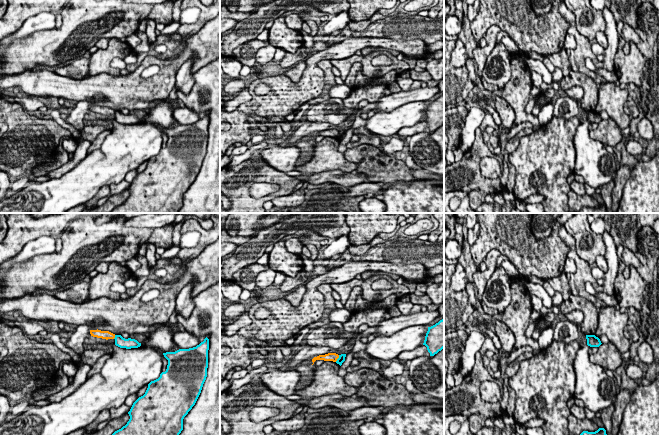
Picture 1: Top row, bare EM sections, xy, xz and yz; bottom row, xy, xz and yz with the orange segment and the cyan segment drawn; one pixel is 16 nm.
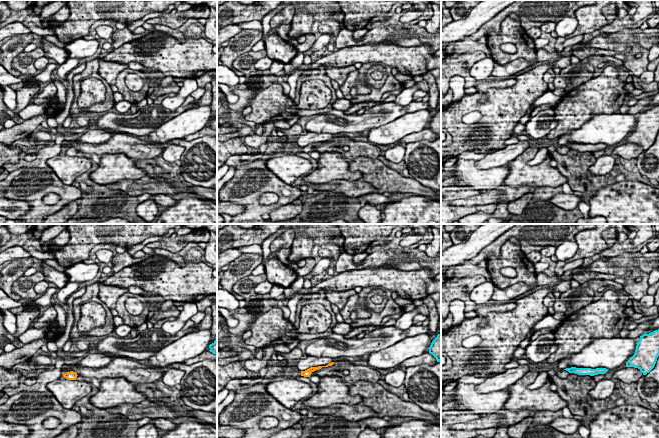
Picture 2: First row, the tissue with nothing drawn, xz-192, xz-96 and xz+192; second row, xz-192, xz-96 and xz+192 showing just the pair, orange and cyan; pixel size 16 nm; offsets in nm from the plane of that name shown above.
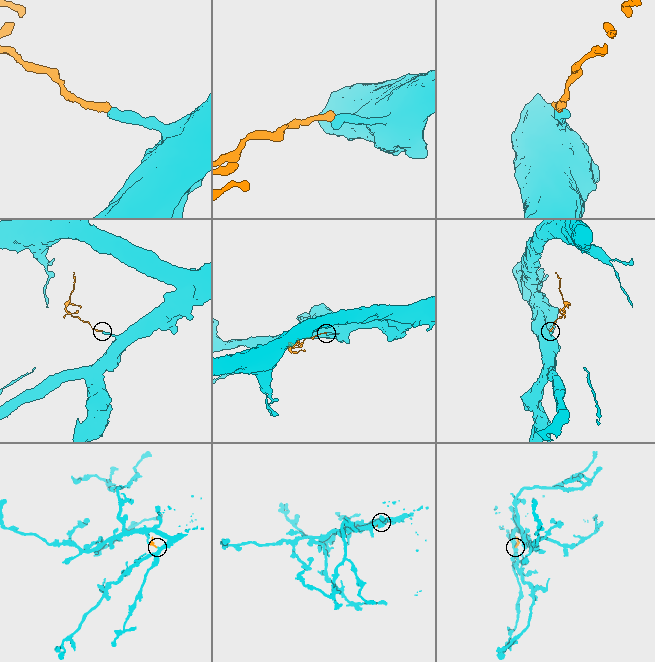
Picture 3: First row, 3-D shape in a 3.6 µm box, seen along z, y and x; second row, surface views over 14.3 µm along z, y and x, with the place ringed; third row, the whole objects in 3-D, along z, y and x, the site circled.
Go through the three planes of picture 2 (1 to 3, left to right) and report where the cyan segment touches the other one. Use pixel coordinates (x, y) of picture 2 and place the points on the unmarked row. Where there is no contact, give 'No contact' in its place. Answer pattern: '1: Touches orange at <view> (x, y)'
1: No contact
2: No contact
3: No contact

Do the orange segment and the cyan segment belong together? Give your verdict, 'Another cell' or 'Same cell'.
Another cell

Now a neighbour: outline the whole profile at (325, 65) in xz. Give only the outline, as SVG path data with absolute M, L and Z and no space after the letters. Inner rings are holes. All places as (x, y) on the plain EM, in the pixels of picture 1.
M326 59L326 60L321 60L317 63L317 66L323 70L326 78L326 82L331 86L335 85L335 75L332 72L332 67L333 65L331 64L331 61Z

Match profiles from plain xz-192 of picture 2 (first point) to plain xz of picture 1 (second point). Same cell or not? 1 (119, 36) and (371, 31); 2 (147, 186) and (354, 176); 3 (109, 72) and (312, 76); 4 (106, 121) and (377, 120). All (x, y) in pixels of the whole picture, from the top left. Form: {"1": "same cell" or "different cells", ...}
{"1": "same cell", "2": "same cell", "3": "different cells", "4": "different cells"}

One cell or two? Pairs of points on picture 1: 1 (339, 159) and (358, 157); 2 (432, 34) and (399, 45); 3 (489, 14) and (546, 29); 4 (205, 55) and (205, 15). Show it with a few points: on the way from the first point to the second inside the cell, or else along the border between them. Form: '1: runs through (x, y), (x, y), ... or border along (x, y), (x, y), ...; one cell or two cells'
1: border along (343, 153), (346, 159), (355, 162), (359, 168); two cells
2: border along (419, 38), (426, 44); two cells
3: runs through (503, 14), (513, 14), (528, 29), (532, 29); one cell
4: border along (209, 20), (197, 32), (187, 37); two cells

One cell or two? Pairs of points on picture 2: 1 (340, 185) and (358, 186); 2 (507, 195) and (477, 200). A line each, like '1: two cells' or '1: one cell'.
1: one cell
2: one cell

